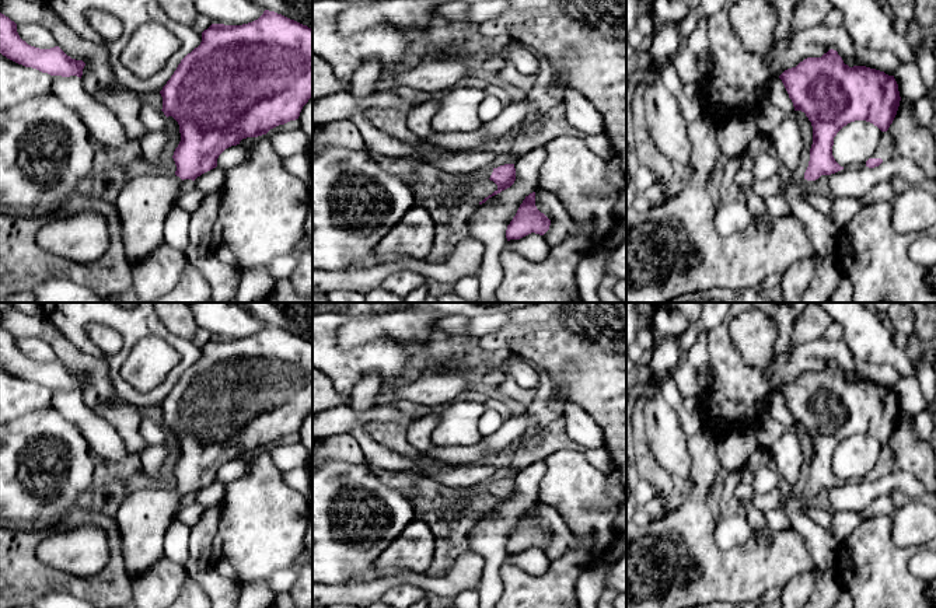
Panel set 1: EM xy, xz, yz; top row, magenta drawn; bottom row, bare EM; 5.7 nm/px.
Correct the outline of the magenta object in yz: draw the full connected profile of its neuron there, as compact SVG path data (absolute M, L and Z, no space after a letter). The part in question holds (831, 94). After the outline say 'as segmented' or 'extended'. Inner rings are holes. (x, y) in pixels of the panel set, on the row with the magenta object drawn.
M834 49L821 57L804 59L796 67L785 70L779 78L794 111L804 112L813 126L810 161L801 182L806 189L811 189L813 182L821 175L831 175L844 170L832 156L834 137L844 126L855 120L866 120L881 132L887 132L901 101L894 76L866 66L849 67Z; extended

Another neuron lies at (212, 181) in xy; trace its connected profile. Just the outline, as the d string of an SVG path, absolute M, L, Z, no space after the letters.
M216 167L195 179L195 186L206 193L217 192L226 185L226 171Z

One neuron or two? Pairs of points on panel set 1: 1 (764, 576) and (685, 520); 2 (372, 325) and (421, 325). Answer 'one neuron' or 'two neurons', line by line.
1: one neuron
2: one neuron

